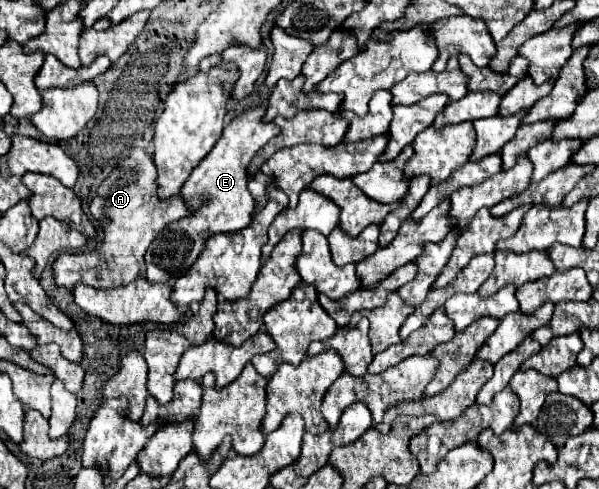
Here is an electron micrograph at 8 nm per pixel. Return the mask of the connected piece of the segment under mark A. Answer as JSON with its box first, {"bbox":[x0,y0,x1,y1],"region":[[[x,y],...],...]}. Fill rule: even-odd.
{"bbox":[53,148,189,290],"region":[[[133,148],[129,156],[111,172],[107,182],[97,188],[95,198],[91,200],[91,216],[105,232],[103,244],[83,254],[61,254],[53,264],[57,284],[73,290],[77,282],[85,282],[93,288],[133,282],[145,272],[143,256],[153,238],[163,230],[163,220],[167,226],[169,222],[185,218],[185,214],[189,214],[189,206],[185,206],[185,198],[181,198],[181,194],[165,198],[163,214],[163,200],[157,198],[157,168],[153,166],[153,158],[145,148]]]}

